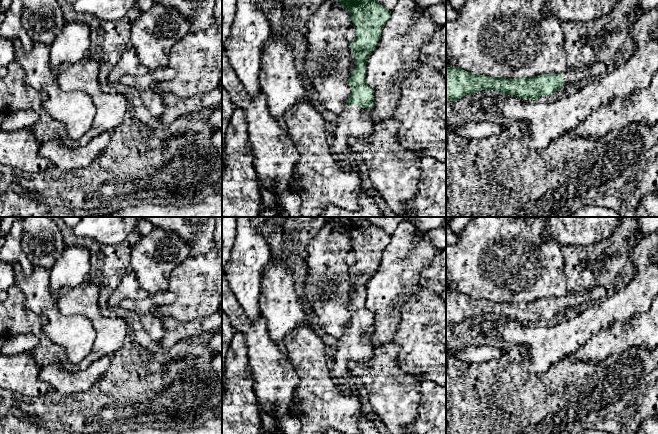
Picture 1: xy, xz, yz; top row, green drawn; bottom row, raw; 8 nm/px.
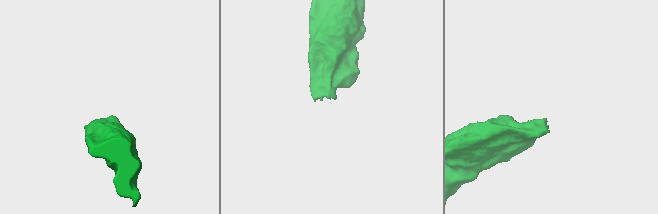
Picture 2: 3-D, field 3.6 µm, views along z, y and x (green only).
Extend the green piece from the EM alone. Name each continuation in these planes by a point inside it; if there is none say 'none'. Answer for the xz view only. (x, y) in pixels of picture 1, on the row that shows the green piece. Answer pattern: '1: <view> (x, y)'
1: xz (353, 122)

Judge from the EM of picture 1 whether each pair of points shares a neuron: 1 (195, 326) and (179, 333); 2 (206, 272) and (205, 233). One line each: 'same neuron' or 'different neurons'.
1: same neuron
2: different neurons

